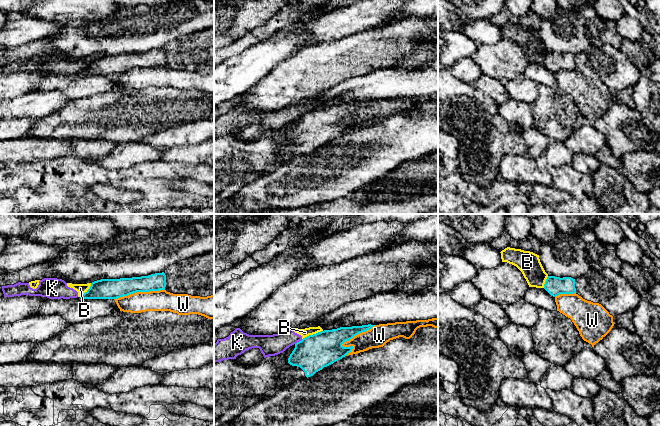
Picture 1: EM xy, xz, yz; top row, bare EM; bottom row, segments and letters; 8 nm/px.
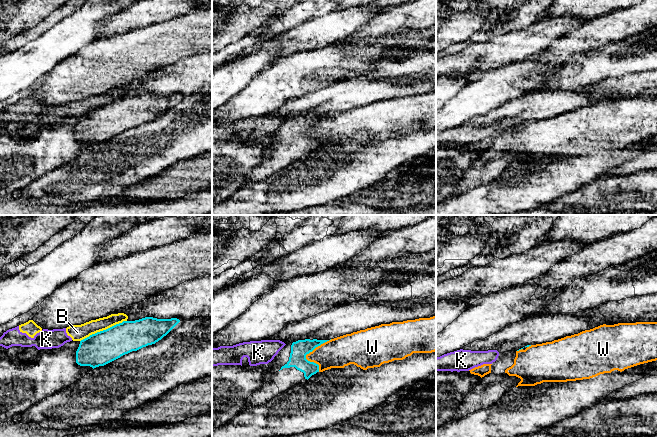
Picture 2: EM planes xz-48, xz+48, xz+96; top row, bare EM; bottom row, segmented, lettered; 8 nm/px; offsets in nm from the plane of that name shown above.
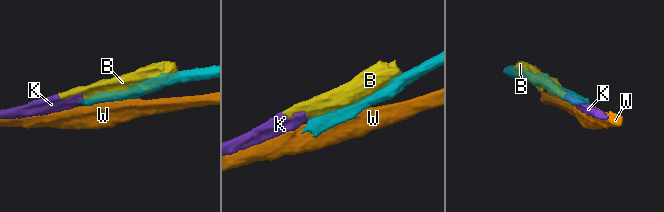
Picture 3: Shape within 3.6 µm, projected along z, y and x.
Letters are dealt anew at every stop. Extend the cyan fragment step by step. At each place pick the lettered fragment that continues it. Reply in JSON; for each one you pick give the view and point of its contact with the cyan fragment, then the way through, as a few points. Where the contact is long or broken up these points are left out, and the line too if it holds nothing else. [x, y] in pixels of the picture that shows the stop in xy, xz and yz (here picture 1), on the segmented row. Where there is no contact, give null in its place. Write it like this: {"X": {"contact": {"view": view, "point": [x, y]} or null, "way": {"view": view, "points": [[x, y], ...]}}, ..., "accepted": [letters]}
{"accepted": []}

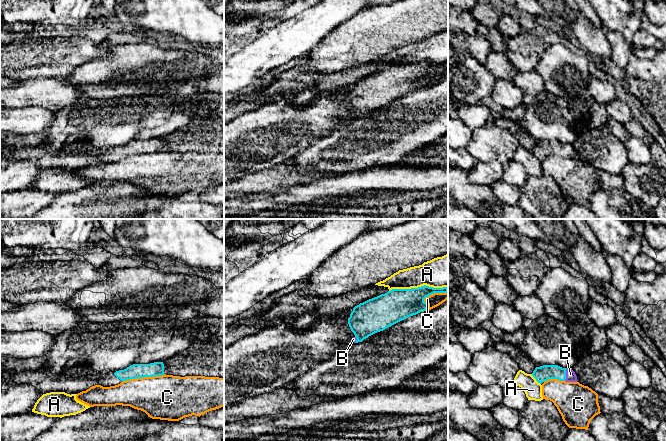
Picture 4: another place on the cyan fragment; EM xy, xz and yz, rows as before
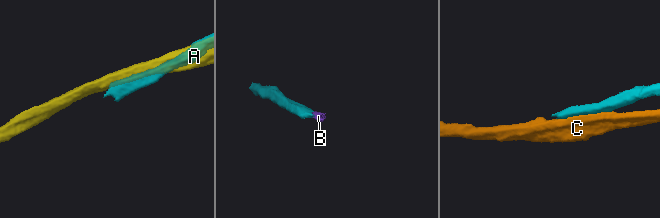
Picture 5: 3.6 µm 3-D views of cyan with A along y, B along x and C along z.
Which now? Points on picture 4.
{"B": {"contact": {"view": "yz", "point": [565, 374]}, "way": {"view": "yz", "points": [[543, 373], [565, 374], [570, 374]]}}, "accepted": ["B"]}

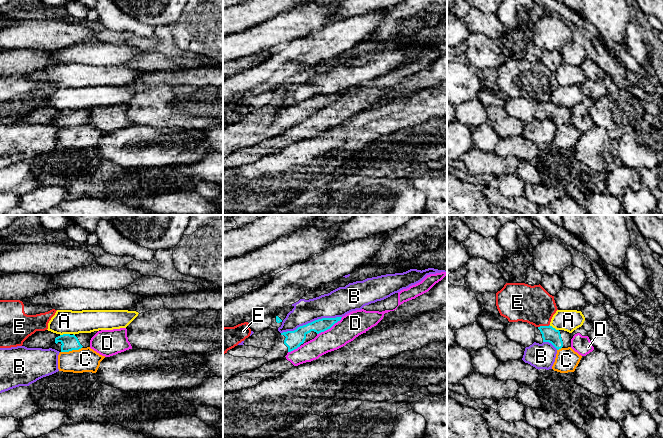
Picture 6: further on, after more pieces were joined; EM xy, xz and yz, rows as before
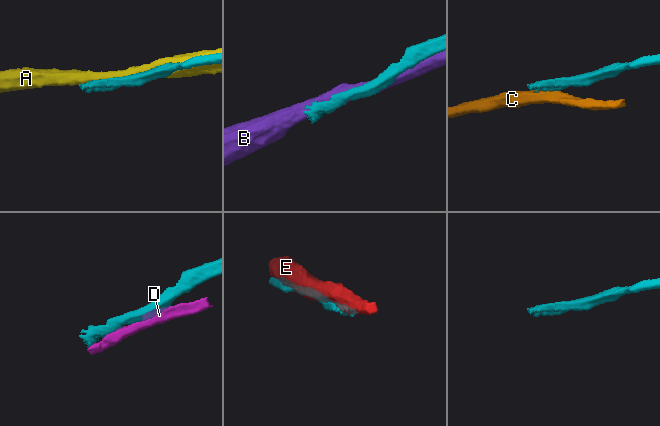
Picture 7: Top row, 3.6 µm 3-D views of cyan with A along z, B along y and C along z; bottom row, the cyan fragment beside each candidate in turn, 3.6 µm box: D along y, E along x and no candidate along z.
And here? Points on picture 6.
{"accepted": []}

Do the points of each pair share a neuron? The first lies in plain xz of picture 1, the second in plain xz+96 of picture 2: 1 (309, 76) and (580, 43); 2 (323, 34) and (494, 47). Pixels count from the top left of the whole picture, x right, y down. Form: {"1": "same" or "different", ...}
{"1": "different", "2": "same"}

